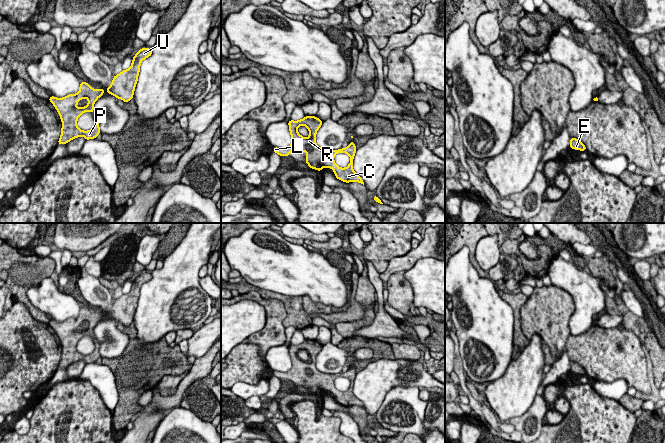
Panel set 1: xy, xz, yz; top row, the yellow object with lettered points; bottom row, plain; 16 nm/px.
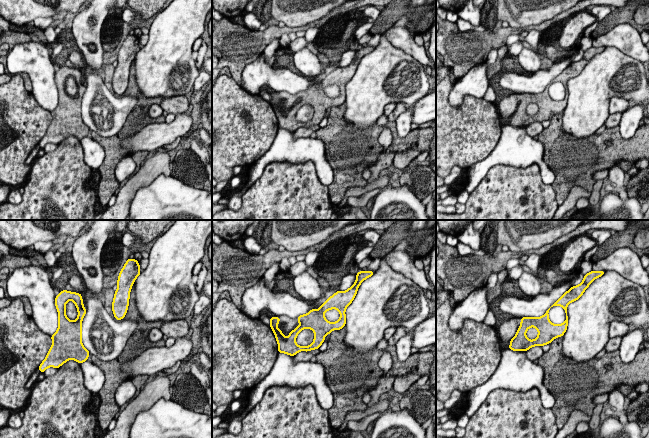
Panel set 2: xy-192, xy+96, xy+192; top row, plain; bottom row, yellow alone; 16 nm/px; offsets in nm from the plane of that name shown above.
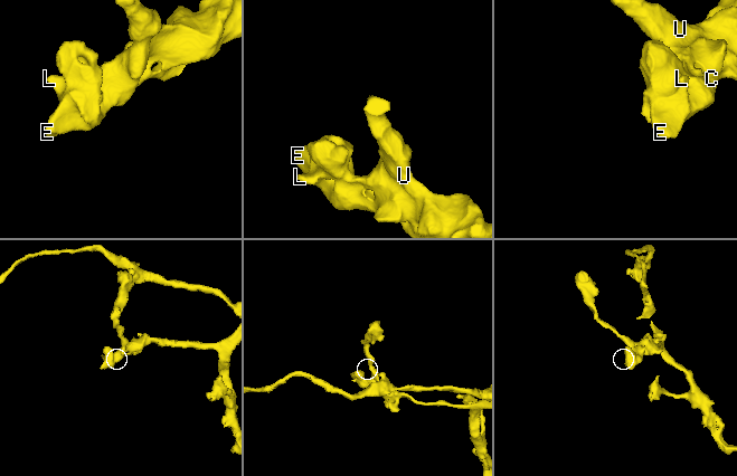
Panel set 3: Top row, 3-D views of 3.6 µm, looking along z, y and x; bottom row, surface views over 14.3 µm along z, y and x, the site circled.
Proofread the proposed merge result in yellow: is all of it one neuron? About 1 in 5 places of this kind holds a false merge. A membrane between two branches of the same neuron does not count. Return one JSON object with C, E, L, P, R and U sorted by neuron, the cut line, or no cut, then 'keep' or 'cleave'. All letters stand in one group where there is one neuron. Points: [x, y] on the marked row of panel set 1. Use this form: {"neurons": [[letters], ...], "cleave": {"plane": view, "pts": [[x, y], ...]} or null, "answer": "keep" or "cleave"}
{"neurons": [["C", "E", "L", "P", "R", "U"]], "cleave": null, "answer": "keep"}

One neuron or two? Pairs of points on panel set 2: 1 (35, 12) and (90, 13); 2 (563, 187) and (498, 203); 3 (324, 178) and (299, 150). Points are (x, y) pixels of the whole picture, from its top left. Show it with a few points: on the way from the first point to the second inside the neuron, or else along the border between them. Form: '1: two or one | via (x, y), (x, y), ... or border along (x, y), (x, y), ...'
1: two | border along (79, 11), (74, 15)
2: two | border along (551, 184), (558, 205)
3: one | via (323, 169), (321, 164), (308, 151)

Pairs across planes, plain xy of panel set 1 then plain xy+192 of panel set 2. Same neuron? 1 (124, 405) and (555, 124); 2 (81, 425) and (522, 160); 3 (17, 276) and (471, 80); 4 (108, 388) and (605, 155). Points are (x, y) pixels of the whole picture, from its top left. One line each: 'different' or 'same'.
1: same
2: different
3: different
4: different

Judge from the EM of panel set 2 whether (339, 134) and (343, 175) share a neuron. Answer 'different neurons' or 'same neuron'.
same neuron

